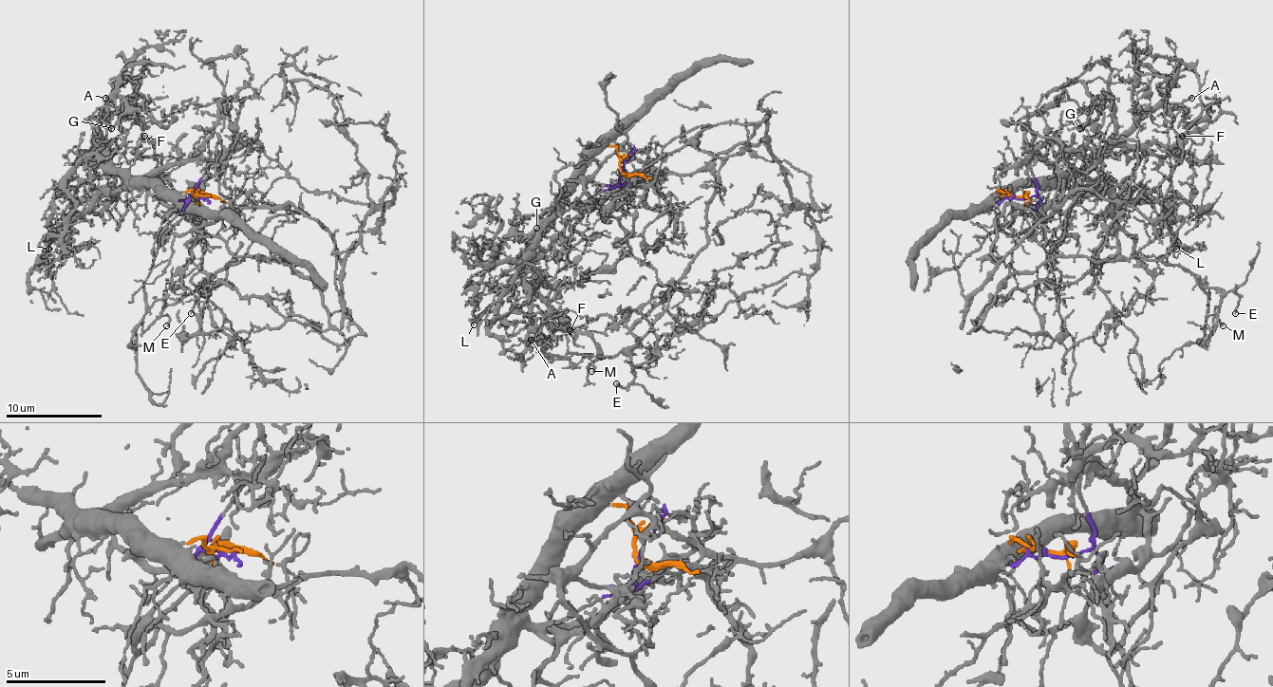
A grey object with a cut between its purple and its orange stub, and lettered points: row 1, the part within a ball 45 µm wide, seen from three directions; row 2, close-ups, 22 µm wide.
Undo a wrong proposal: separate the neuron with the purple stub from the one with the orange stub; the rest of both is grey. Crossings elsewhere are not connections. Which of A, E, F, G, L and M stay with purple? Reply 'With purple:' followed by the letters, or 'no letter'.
With purple: E, M

